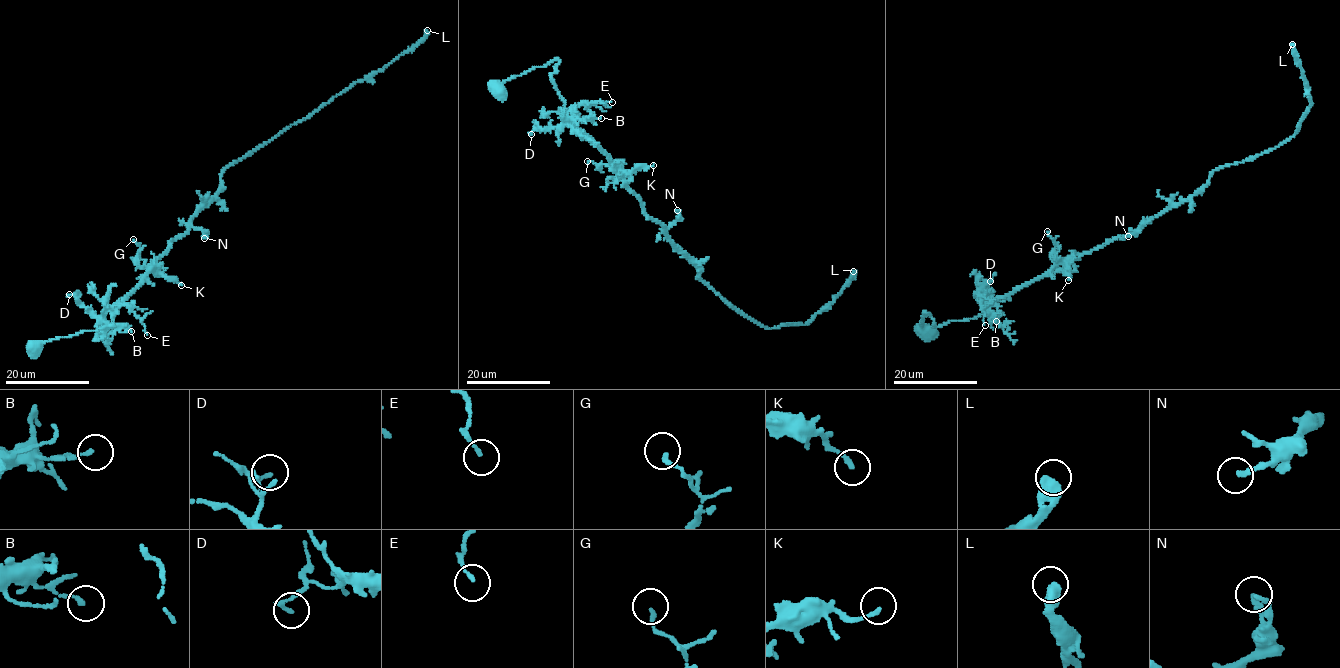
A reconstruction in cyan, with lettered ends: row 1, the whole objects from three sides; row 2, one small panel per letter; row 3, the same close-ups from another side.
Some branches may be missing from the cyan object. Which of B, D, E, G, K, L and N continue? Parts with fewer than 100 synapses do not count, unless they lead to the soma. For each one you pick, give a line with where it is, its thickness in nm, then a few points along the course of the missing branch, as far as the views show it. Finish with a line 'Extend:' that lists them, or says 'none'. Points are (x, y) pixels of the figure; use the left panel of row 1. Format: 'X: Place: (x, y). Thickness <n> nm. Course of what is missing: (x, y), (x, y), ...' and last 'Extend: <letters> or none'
Extend: none

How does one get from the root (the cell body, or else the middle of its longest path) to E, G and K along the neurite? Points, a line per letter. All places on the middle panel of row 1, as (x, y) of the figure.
E: (497, 90), (505, 81), (558, 59), (550, 79), (564, 103), (565, 122), (575, 104), (612, 102)
G: (497, 90), (505, 81), (558, 59), (550, 79), (564, 103), (564, 118), (591, 137), (615, 166), (587, 161)
K: (497, 90), (505, 81), (558, 59), (550, 79), (564, 103), (564, 118), (591, 137), (622, 171), (653, 165)

